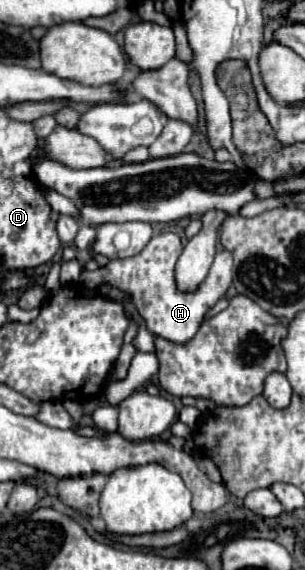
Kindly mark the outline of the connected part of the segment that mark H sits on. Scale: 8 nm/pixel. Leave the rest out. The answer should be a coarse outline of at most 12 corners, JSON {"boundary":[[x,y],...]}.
{"boundary":[[153,235],[135,257],[83,271],[129,291],[155,337],[181,345],[227,293],[233,257],[217,253],[203,285],[179,293],[179,235]]}

